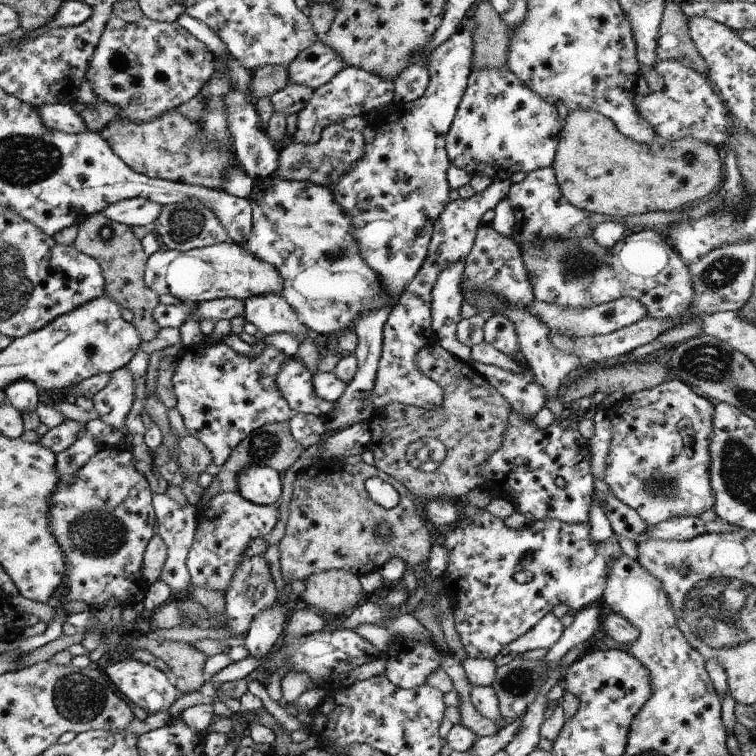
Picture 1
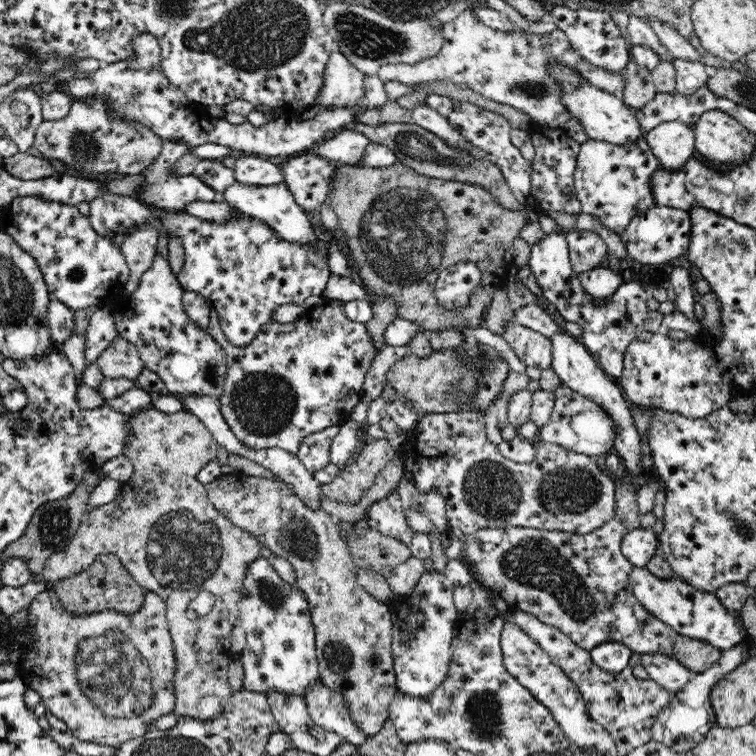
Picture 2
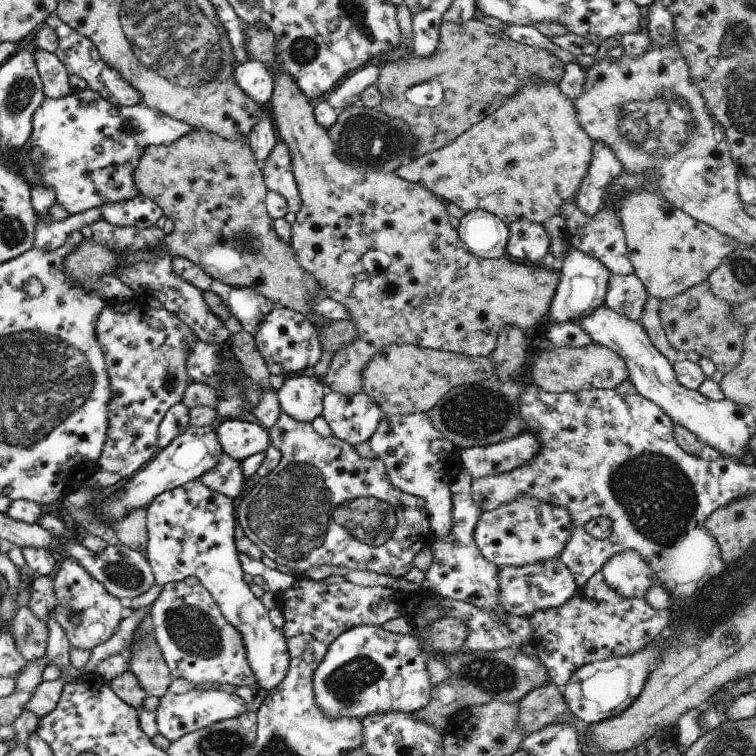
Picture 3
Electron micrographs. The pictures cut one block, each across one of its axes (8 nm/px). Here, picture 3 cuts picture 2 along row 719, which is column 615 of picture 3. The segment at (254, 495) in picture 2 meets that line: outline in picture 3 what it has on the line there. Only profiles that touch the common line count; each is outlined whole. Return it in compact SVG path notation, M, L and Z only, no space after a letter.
M597 343L583 348L553 347L537 354L531 366L533 384L548 393L576 393L589 389L613 389L627 379L625 361Z

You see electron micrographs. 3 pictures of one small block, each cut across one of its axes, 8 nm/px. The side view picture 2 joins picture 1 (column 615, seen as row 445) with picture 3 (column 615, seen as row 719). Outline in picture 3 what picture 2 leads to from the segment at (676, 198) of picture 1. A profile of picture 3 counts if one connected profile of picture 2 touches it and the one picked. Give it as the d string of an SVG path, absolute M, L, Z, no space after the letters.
M629 192L613 202L622 224L629 262L648 296L670 299L706 280L722 258L738 247L733 238L693 220L656 193Z

